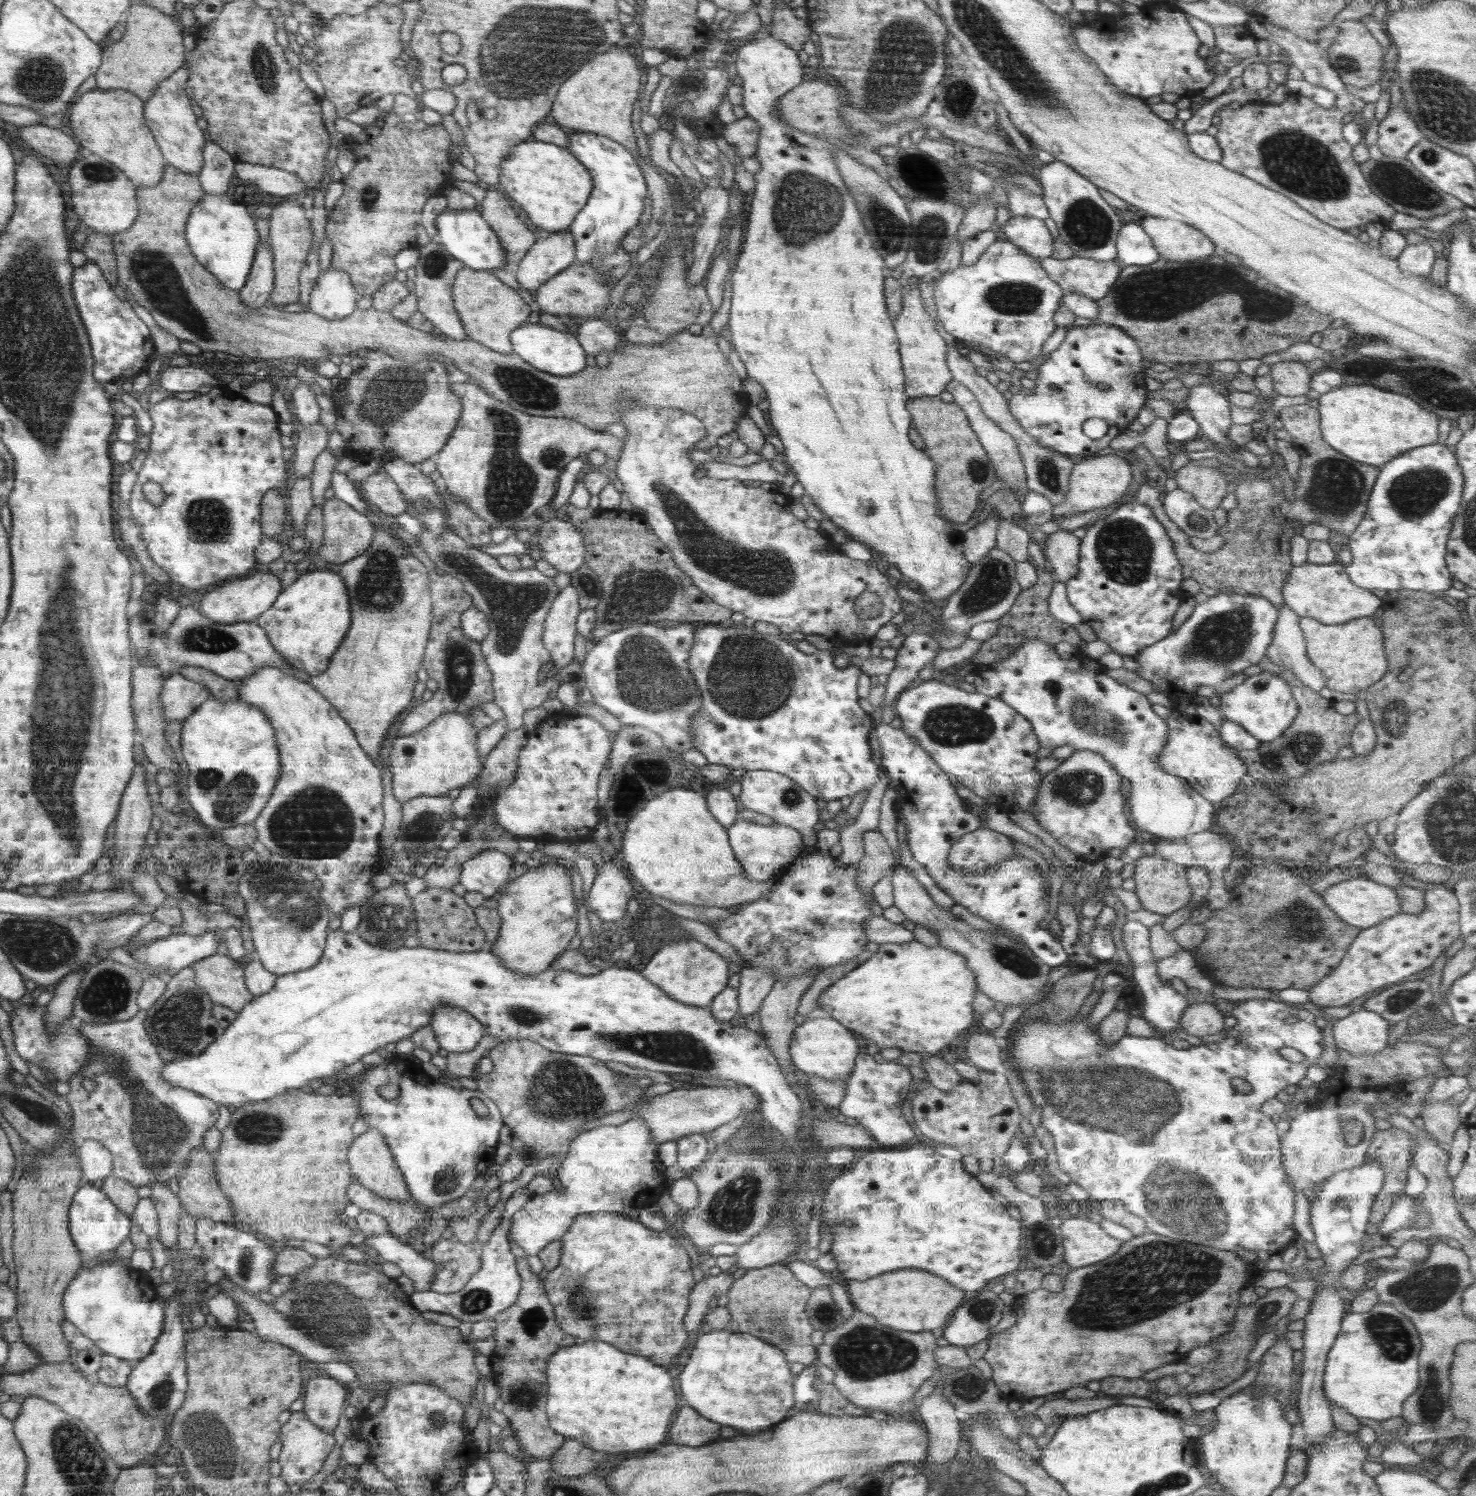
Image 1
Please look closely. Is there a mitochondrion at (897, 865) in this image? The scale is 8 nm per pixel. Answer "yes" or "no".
no

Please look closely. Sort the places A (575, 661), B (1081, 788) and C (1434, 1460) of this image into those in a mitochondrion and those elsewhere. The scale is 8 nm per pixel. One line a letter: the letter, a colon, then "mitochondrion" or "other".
A: other
B: mitochondrion
C: other

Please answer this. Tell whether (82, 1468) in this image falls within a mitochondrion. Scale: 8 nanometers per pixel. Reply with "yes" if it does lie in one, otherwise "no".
yes

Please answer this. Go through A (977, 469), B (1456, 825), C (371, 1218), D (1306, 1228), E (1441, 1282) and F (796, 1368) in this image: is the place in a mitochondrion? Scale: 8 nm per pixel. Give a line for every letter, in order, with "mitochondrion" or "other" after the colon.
A: mitochondrion
B: mitochondrion
C: other
D: other
E: mitochondrion
F: other

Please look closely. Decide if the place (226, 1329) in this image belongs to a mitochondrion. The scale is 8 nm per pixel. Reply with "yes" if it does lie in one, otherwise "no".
no

